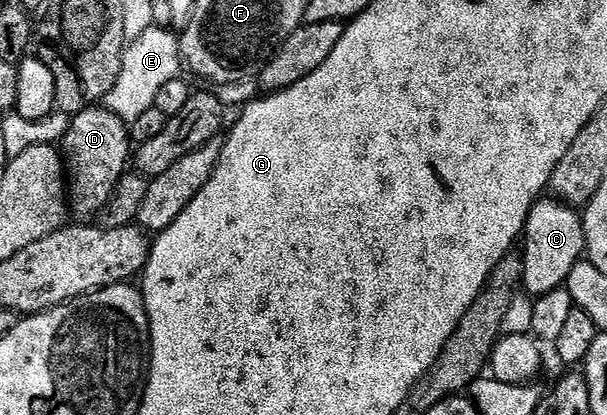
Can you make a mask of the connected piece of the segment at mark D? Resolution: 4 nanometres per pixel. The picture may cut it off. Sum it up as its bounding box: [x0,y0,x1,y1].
[61,105,132,223]

